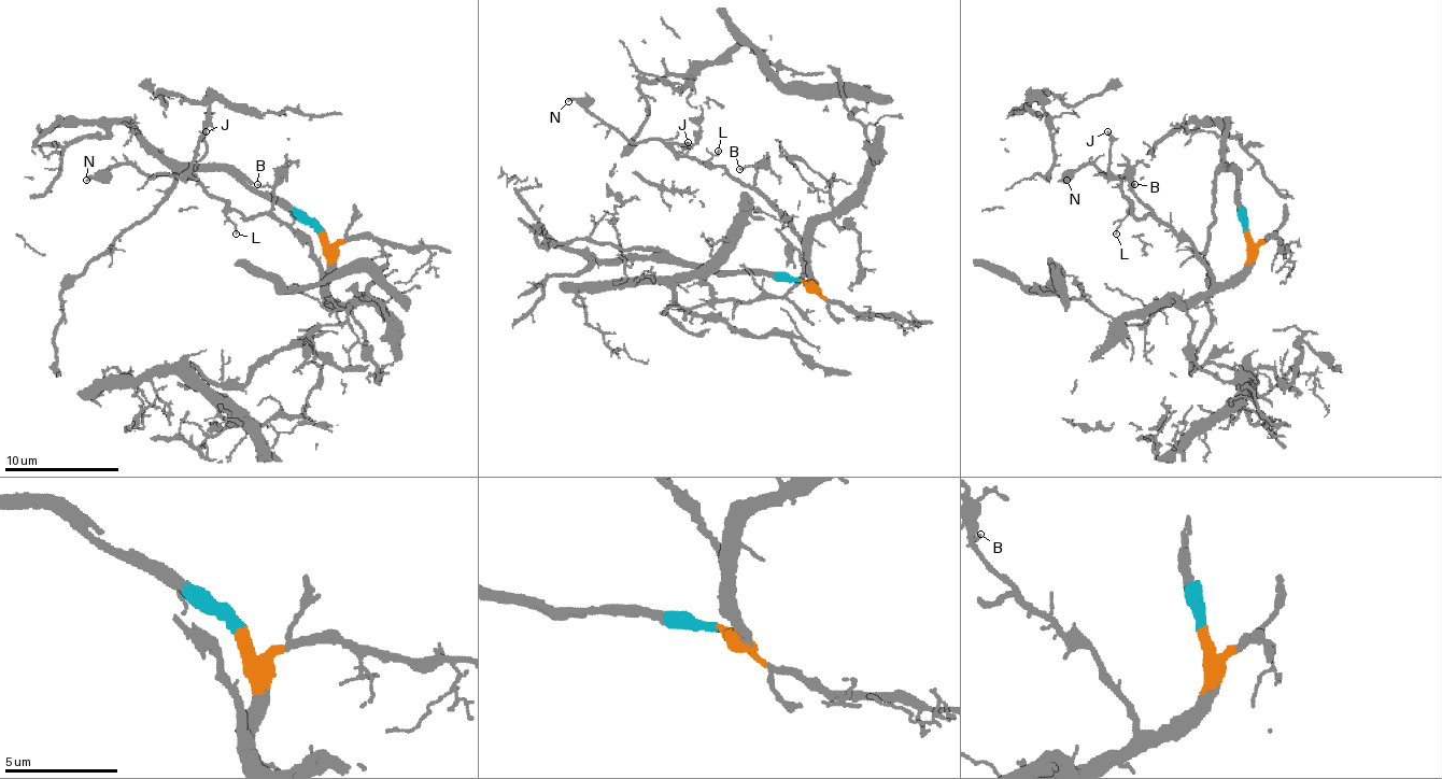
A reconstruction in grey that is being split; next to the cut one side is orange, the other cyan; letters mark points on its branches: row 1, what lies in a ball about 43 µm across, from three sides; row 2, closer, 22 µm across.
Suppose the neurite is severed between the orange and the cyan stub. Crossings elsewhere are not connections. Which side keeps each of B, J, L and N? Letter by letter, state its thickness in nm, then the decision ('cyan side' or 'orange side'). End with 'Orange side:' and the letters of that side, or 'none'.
B: calibre 110 nm; orange side
J: calibre 240 nm; orange side
L: calibre 110 nm; orange side
N: calibre 200 nm; orange side
Orange side: B, J, L, N

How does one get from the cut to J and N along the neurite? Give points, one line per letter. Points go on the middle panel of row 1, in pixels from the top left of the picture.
J: (802, 281), (810, 281), (807, 253), (795, 230), (761, 196), (727, 173), (676, 153), (673, 144), (688, 141)
N: (802, 281), (810, 281), (807, 253), (795, 230), (752, 190), (655, 139), (627, 141), (573, 99), (567, 101)

